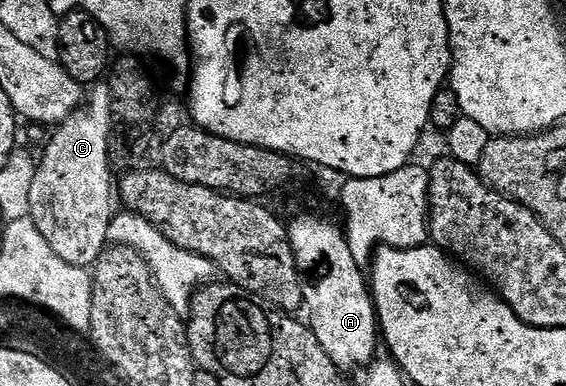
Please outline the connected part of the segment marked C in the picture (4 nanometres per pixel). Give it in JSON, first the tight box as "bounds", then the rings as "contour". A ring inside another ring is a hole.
{"bounds":[30,83,115,269],"contour":[[[98,83],[88,90],[81,108],[61,122],[52,130],[53,138],[45,145],[45,154],[37,161],[35,179],[32,180],[30,213],[35,227],[39,227],[39,235],[47,239],[51,251],[63,259],[63,263],[71,263],[71,267],[89,269],[97,264],[107,246],[110,244],[109,228],[115,216],[115,177],[109,155],[111,134],[114,132],[113,104],[108,84]]]}

